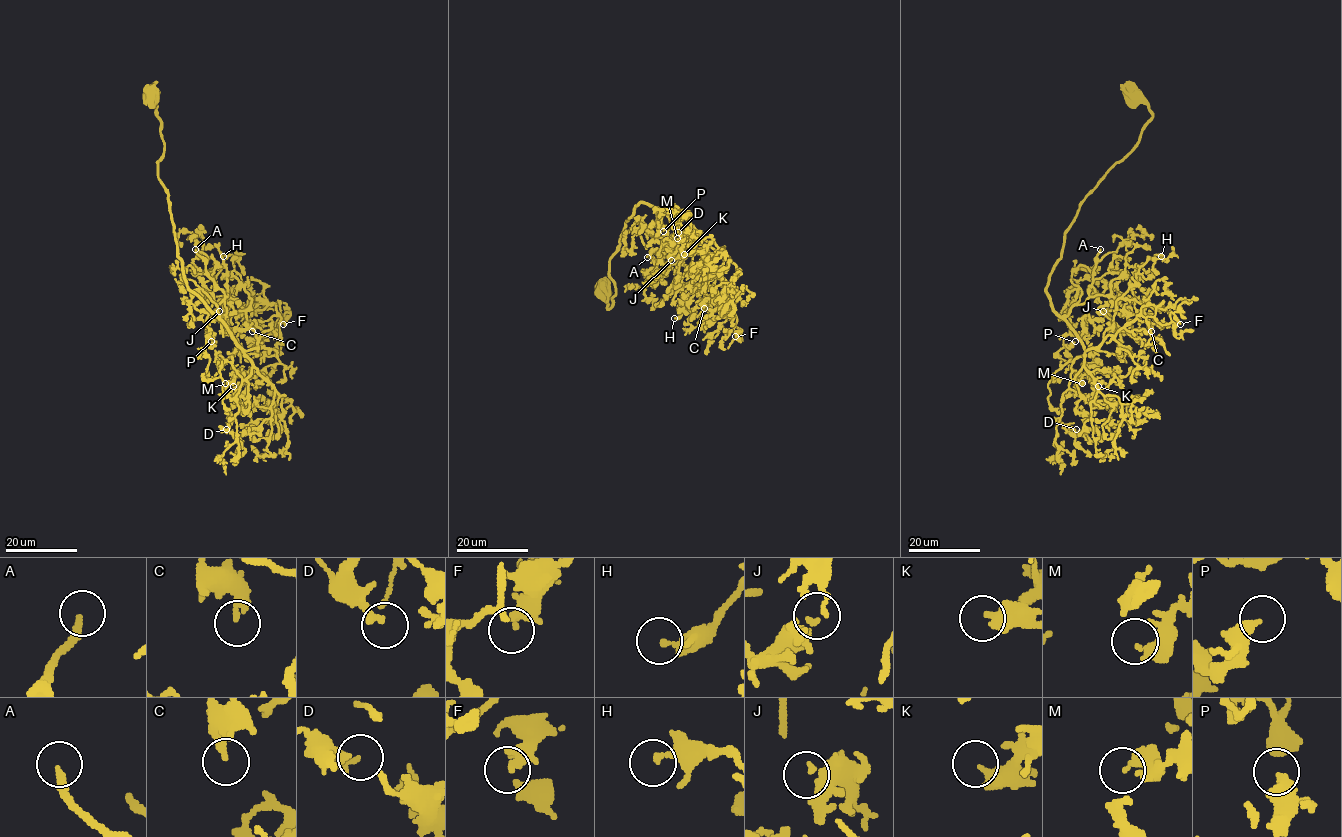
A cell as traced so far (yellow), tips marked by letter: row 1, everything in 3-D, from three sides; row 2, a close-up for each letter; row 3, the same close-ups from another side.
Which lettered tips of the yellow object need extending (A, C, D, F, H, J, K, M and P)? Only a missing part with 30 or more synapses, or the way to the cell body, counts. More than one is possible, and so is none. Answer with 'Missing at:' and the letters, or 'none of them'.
Missing at: A

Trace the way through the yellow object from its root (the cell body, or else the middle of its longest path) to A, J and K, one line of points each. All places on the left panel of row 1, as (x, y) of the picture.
A: (151, 98), (164, 143), (158, 178), (167, 194), (177, 258), (186, 285), (218, 316), (225, 293), (195, 249)
J: (151, 98), (177, 258), (186, 285), (216, 316), (225, 293), (215, 287), (210, 312), (219, 311)
K: (151, 98), (164, 143), (158, 178), (167, 194), (186, 285), (224, 324), (257, 369), (233, 386)

